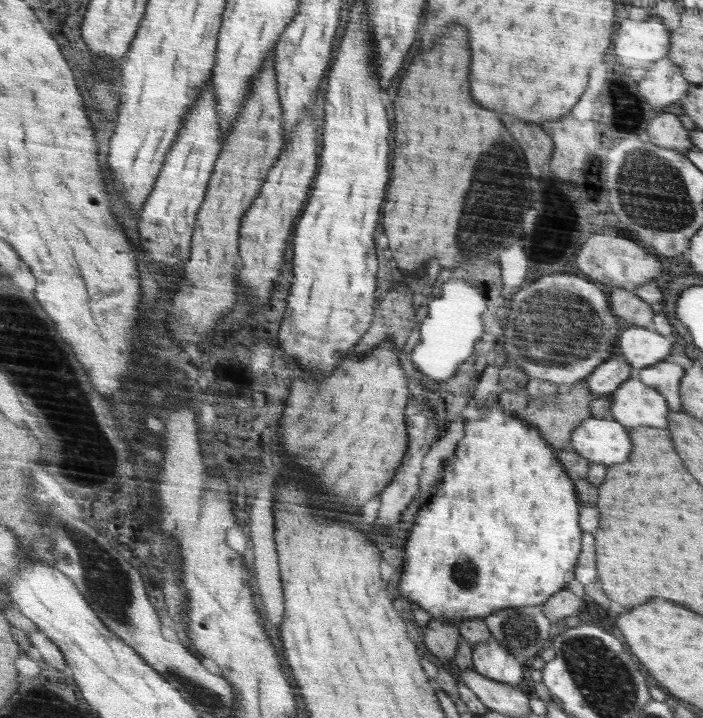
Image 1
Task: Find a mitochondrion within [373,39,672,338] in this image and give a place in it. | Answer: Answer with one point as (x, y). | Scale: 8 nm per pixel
(486, 217)

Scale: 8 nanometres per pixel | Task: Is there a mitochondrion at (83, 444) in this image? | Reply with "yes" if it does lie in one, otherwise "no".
yes

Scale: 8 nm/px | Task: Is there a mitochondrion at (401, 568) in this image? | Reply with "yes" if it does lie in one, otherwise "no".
no

